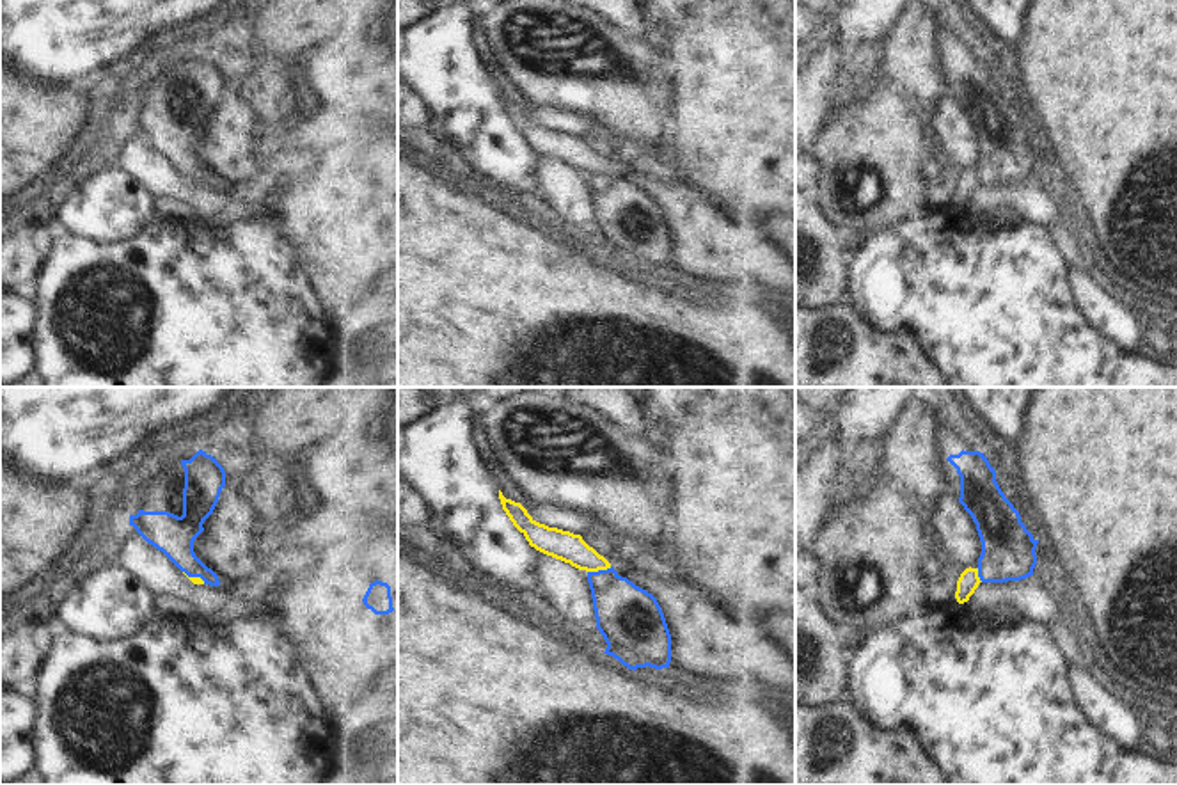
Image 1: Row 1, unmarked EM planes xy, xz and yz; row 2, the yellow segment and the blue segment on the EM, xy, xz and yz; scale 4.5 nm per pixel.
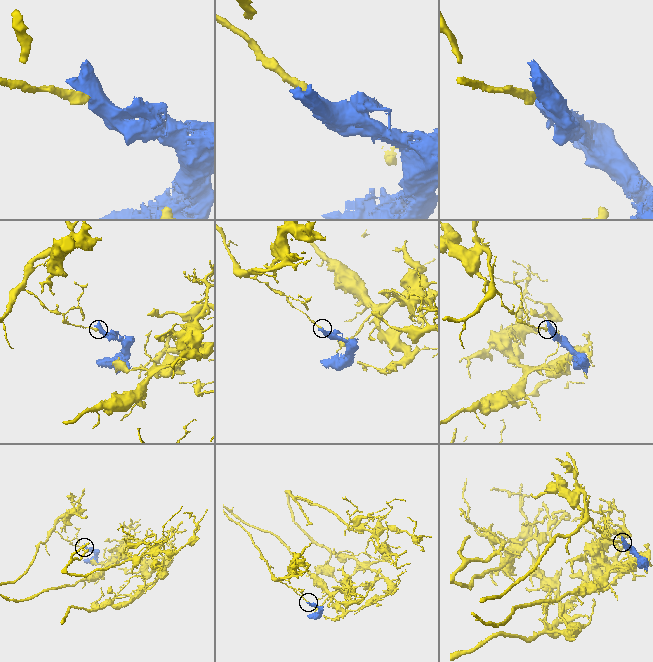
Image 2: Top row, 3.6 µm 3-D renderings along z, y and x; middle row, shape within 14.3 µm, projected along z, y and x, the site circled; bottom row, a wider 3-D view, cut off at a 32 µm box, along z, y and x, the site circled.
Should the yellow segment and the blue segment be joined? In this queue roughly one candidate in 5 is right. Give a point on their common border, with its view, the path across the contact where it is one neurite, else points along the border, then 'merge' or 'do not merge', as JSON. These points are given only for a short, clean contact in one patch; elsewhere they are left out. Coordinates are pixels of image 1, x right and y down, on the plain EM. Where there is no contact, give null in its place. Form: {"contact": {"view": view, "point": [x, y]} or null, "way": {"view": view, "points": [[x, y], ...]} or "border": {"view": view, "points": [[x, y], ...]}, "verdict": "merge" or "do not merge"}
{"contact": {"view": "xz", "point": [599, 171]}, "border": {"view": "xz", "points": [[611, 169], [588, 174]]}, "verdict": "do not merge"}

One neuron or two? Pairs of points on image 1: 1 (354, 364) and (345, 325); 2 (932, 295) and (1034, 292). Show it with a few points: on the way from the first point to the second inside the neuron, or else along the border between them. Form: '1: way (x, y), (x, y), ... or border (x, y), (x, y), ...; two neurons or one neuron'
1: way (354, 356), (348, 334); one neuron
2: way (957, 295), (1002, 299), (1009, 292); one neuron

